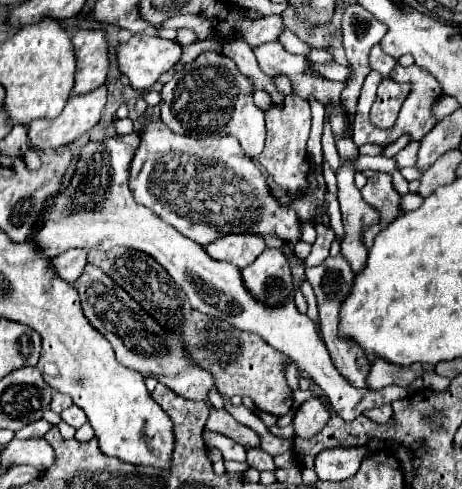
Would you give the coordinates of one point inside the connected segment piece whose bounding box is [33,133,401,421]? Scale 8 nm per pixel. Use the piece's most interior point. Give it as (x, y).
(97, 210)

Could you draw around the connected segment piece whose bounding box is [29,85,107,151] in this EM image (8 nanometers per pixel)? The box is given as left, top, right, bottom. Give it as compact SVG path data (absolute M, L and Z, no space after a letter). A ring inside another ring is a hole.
M101 85L99 89L85 93L85 95L71 95L59 117L55 117L51 121L39 119L39 121L29 123L29 145L49 151L49 149L57 149L57 147L73 143L75 139L79 139L83 133L87 133L89 129L93 129L99 123L105 101L107 101L107 87L105 85Z

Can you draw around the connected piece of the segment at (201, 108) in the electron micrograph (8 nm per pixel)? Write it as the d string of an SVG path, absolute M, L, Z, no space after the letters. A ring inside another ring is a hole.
M201 53L195 63L181 69L183 77L173 77L161 91L161 121L179 135L189 137L237 137L247 157L257 157L265 145L265 121L253 103L253 87L239 73L237 65L221 53ZM207 113L209 119L189 119Z

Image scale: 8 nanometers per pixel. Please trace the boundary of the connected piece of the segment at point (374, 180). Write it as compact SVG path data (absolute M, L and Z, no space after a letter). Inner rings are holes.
M377 171L371 179L367 179L367 185L361 189L363 199L379 211L379 225L385 227L387 223L395 221L401 211L401 195L395 191L391 175Z

